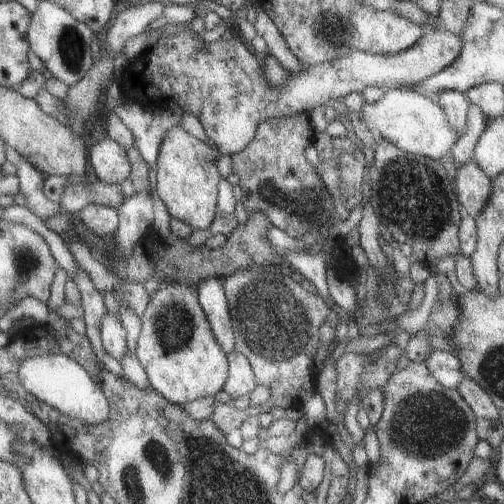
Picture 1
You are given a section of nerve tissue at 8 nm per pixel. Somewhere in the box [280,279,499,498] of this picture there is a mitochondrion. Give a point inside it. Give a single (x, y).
(428, 425)

